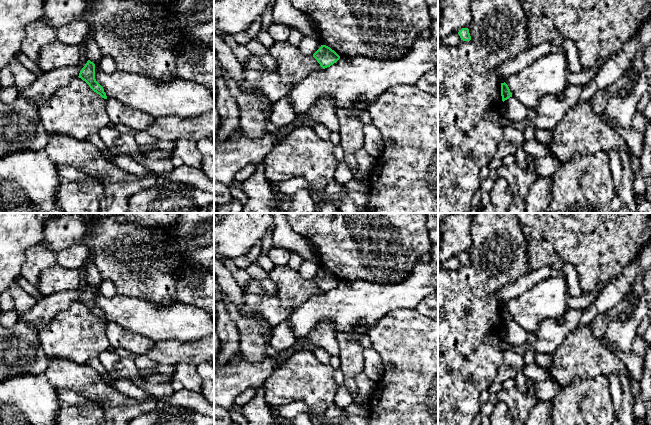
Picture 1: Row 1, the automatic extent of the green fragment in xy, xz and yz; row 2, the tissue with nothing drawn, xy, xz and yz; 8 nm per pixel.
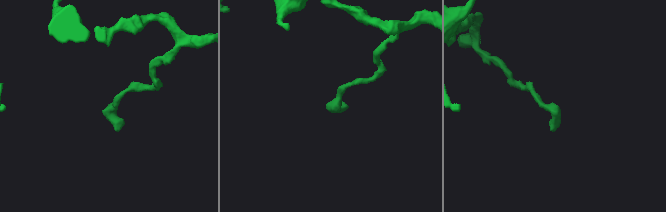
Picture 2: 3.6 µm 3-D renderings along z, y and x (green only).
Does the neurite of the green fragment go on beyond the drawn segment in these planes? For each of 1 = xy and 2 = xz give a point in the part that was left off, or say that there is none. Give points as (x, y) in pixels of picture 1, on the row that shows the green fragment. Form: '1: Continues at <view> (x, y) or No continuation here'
1: No continuation here
2: No continuation here

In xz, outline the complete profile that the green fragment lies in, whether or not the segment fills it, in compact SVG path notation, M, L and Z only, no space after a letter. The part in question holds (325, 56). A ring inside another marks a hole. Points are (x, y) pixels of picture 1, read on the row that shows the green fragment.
M321 45L321 47L313 54L313 57L323 69L330 67L340 59L340 56L326 45Z

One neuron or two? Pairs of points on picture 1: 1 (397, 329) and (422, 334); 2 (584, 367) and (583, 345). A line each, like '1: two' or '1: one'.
1: one
2: one

